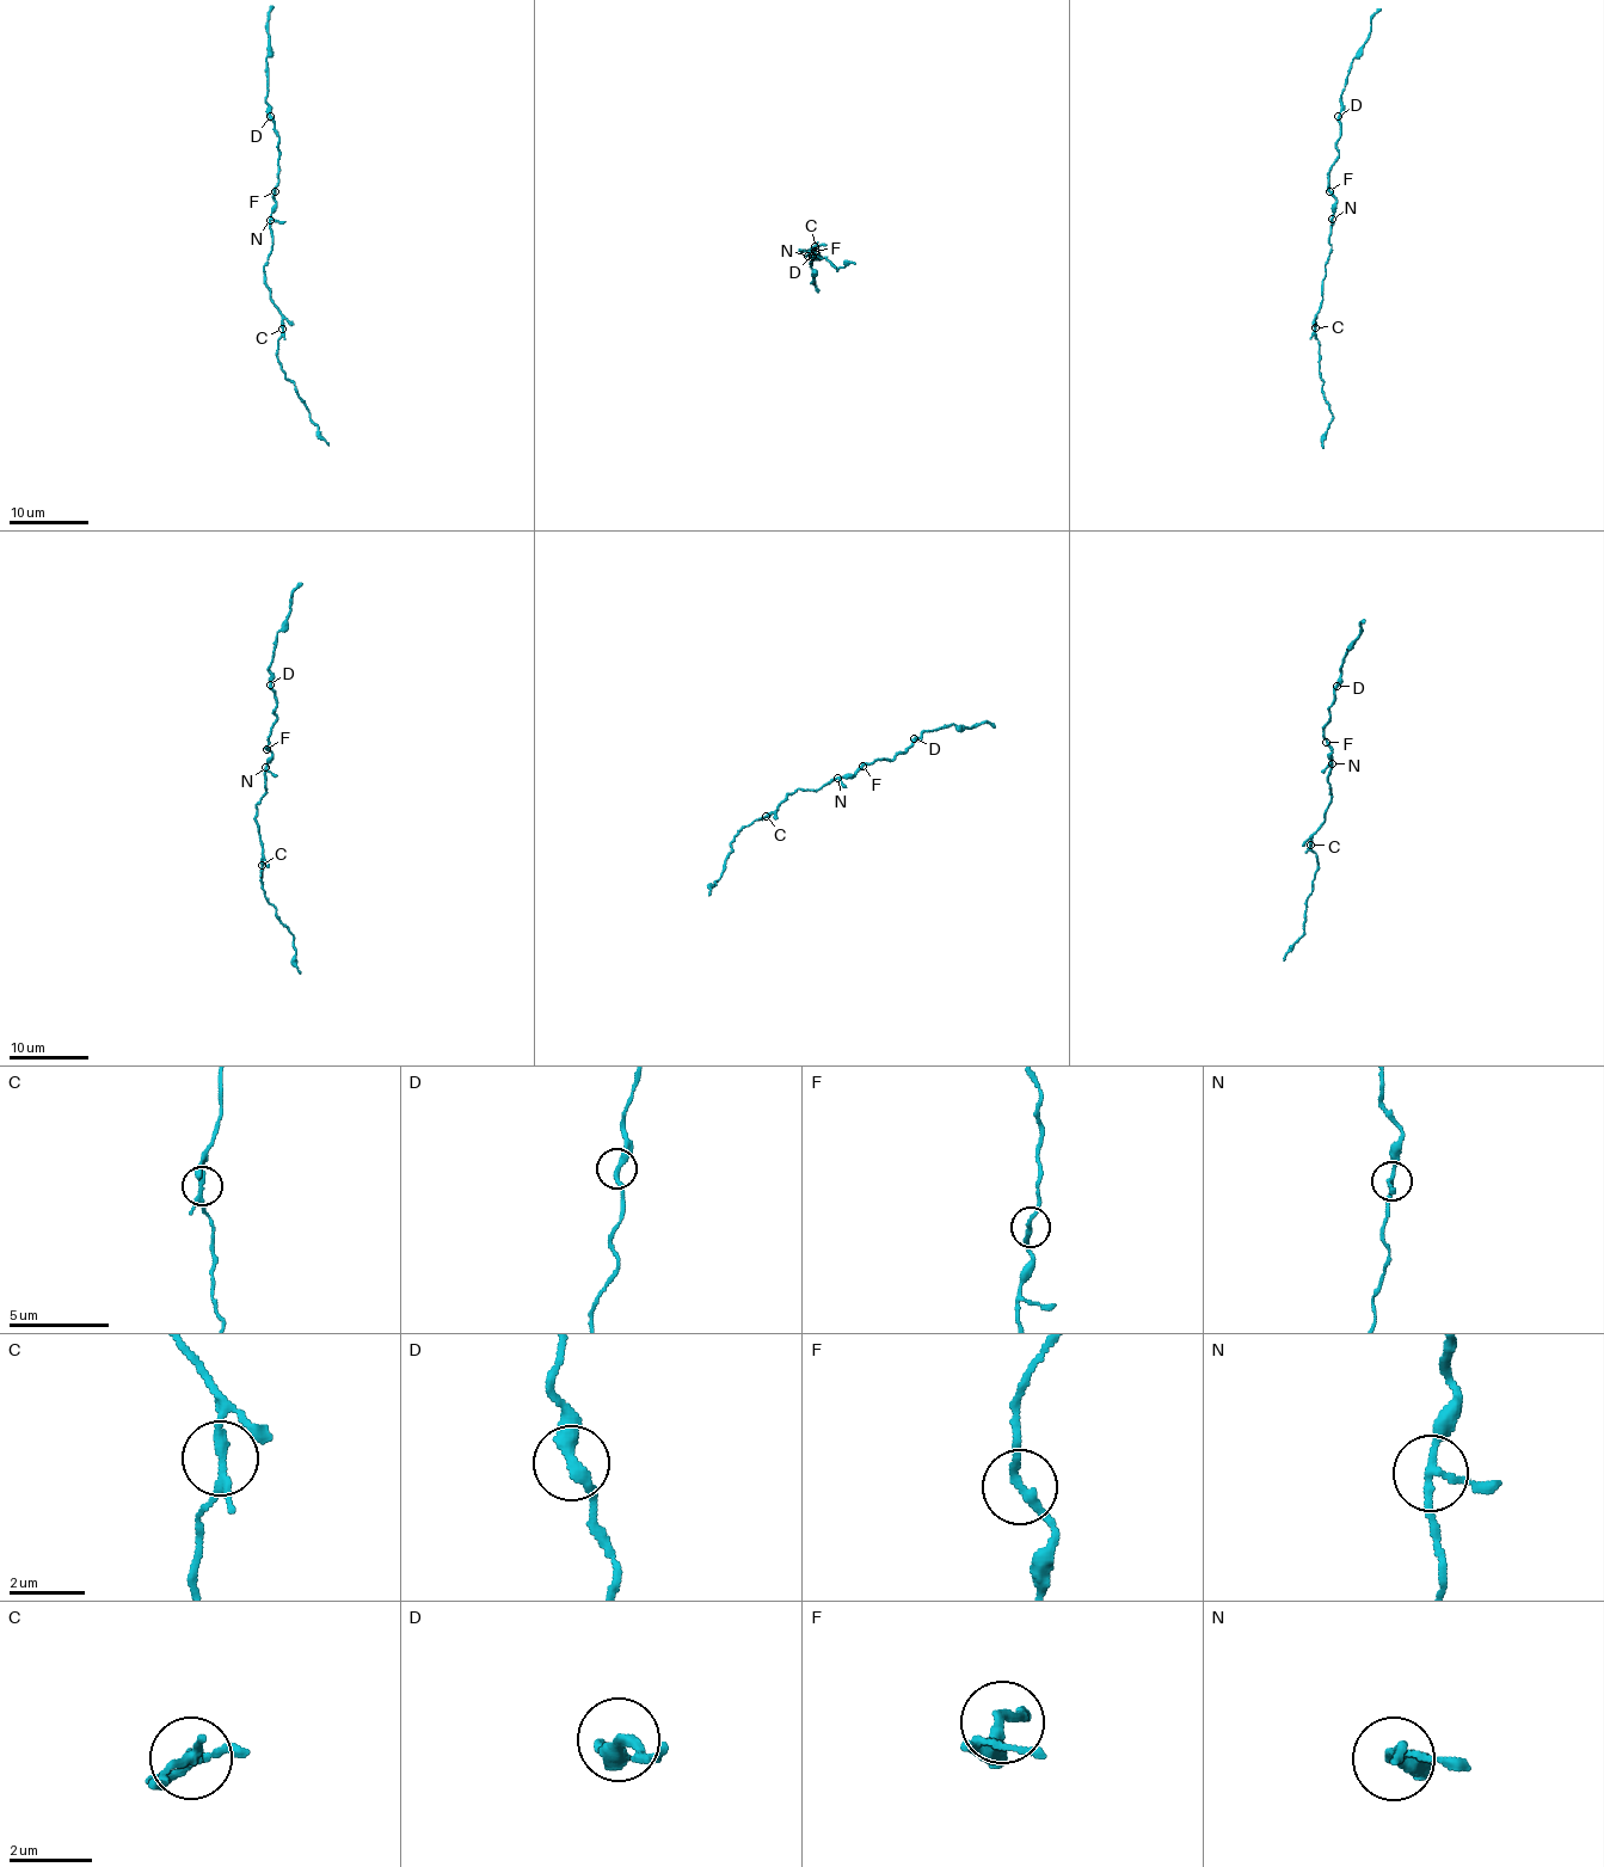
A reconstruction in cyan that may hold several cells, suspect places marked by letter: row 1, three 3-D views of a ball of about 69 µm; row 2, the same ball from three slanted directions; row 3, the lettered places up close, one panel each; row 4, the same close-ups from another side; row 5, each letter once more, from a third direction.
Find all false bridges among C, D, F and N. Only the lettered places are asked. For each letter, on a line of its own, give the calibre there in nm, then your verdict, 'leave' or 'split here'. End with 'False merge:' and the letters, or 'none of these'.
C: calibre 200 nm; split here
D: calibre 320 nm; leave
F: calibre 220 nm; leave
N: calibre 170 nm; leave
False merge: C

